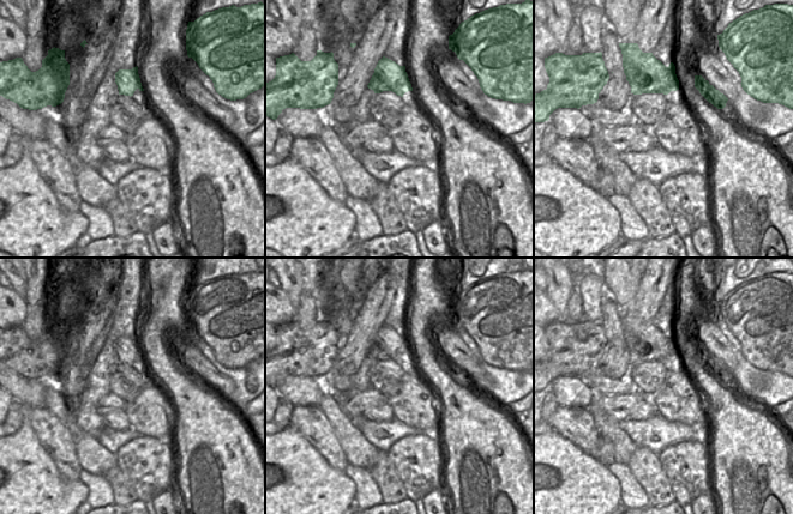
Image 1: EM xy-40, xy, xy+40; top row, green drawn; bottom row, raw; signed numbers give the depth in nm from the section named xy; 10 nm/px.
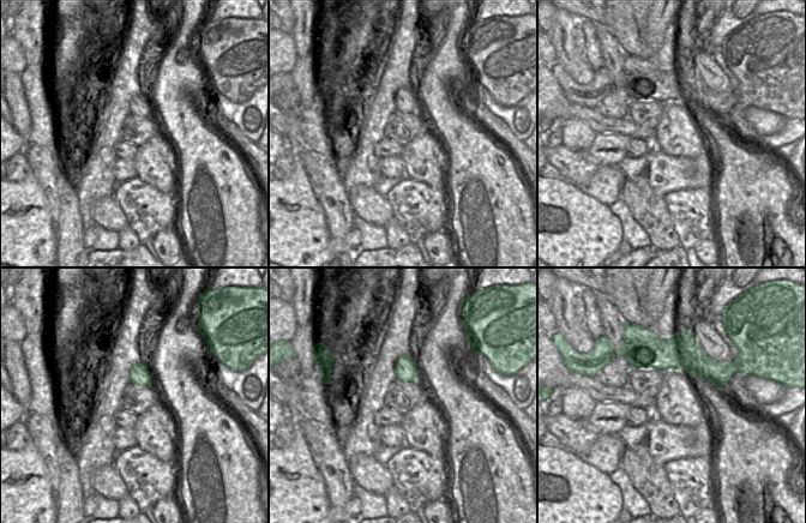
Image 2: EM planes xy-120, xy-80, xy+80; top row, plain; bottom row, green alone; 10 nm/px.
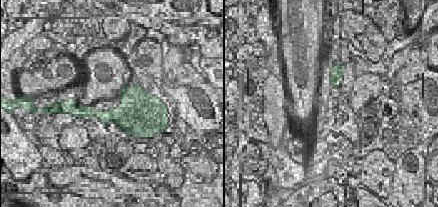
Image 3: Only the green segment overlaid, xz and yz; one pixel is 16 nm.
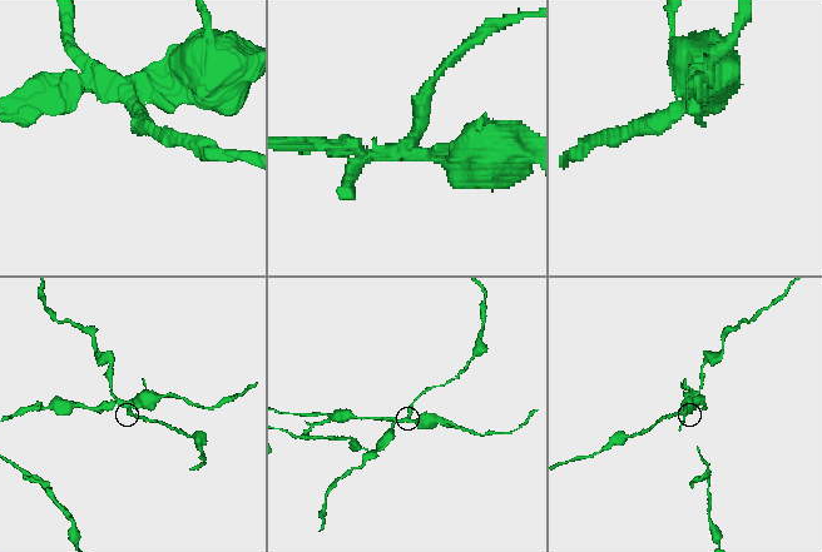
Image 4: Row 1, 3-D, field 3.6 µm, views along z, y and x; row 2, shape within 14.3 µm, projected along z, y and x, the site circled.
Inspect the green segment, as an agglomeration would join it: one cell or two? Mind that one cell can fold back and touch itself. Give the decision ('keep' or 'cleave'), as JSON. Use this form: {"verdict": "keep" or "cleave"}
{"verdict": "cleave"}

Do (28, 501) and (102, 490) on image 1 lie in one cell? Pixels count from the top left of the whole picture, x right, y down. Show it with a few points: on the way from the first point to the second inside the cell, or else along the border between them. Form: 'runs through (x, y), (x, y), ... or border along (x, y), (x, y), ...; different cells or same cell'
border along (78, 479), (88, 489), (85, 501); different cells

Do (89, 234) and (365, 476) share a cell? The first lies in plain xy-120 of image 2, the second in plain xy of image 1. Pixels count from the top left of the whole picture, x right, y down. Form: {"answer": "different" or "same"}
{"answer": "different"}

